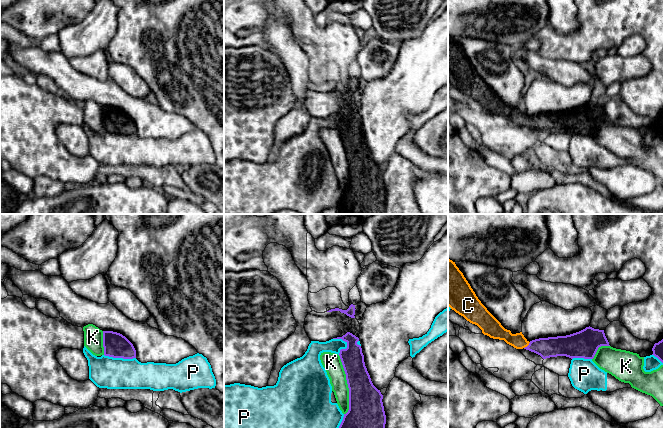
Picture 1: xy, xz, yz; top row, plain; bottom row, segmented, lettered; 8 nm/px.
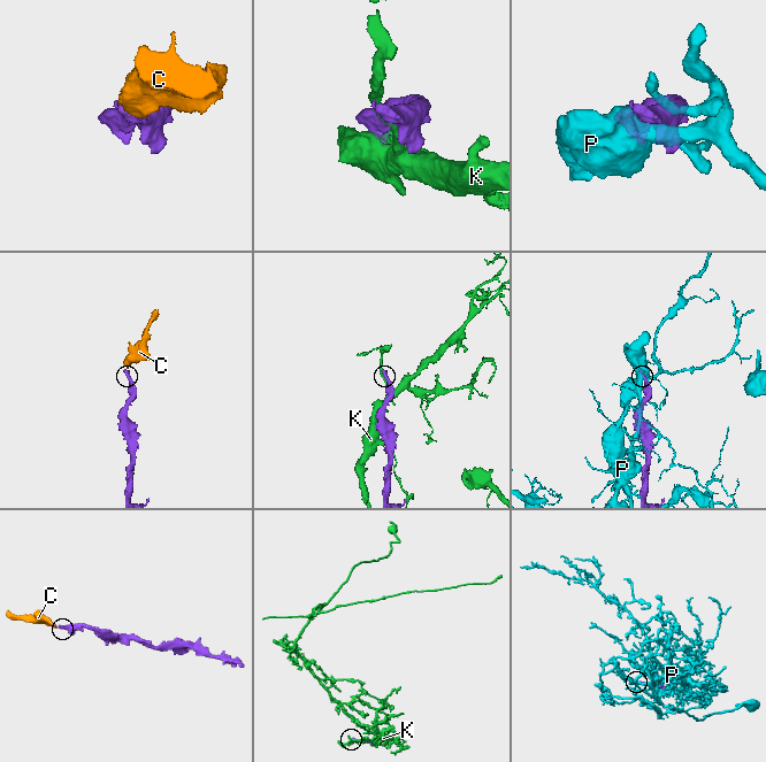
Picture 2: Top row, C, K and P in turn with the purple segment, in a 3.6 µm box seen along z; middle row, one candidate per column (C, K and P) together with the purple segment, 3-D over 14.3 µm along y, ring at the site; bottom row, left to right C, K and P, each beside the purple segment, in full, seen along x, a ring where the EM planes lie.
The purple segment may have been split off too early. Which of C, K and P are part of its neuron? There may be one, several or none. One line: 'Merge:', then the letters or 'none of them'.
Merge: C

